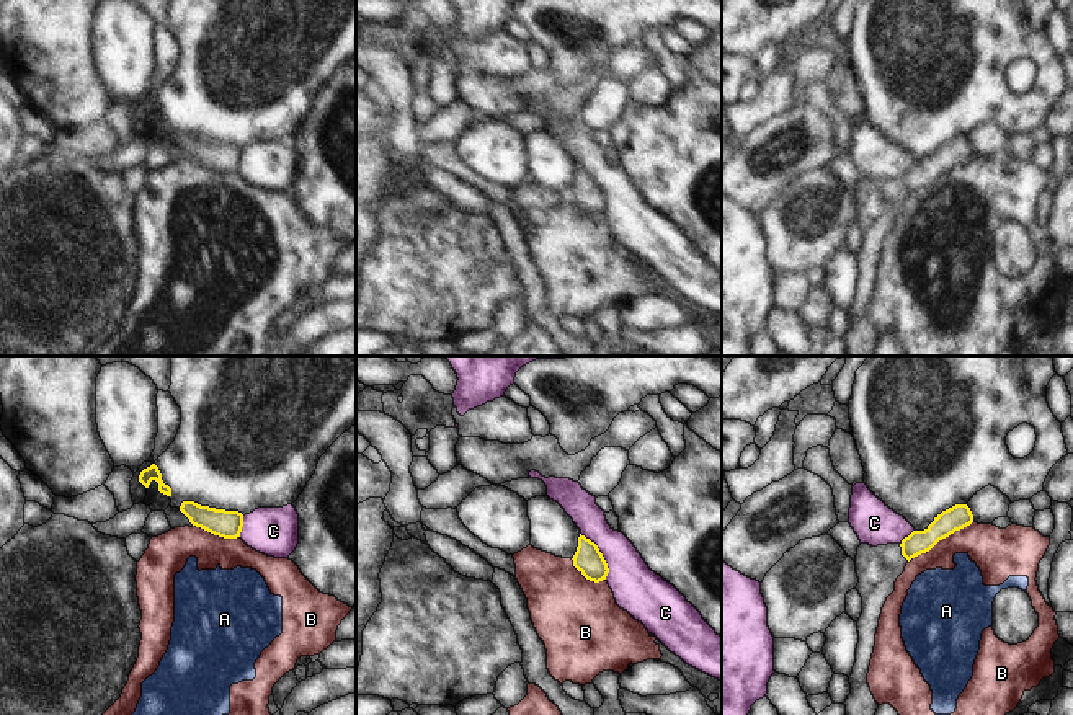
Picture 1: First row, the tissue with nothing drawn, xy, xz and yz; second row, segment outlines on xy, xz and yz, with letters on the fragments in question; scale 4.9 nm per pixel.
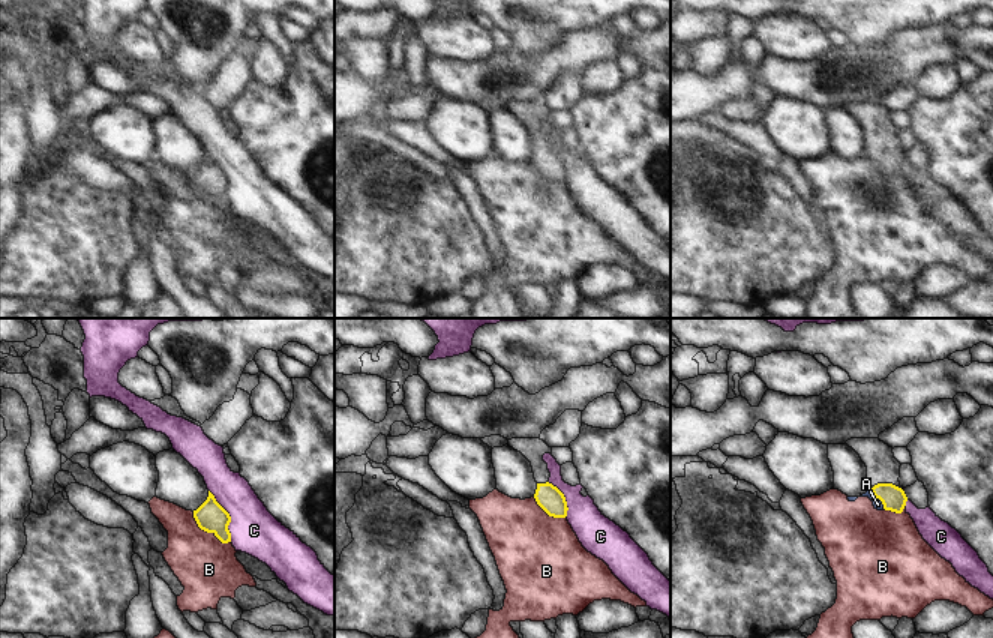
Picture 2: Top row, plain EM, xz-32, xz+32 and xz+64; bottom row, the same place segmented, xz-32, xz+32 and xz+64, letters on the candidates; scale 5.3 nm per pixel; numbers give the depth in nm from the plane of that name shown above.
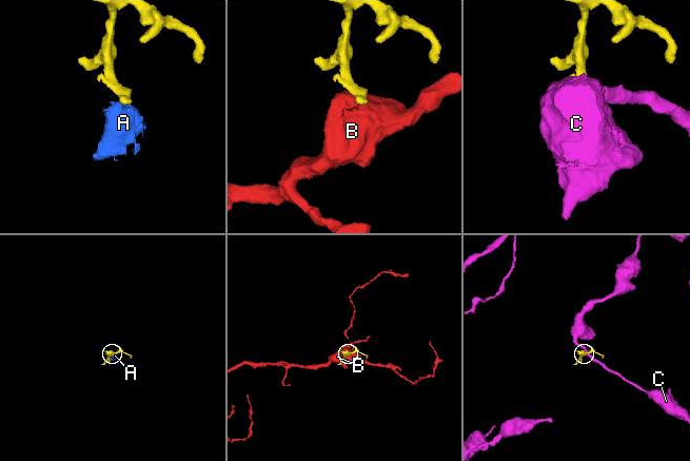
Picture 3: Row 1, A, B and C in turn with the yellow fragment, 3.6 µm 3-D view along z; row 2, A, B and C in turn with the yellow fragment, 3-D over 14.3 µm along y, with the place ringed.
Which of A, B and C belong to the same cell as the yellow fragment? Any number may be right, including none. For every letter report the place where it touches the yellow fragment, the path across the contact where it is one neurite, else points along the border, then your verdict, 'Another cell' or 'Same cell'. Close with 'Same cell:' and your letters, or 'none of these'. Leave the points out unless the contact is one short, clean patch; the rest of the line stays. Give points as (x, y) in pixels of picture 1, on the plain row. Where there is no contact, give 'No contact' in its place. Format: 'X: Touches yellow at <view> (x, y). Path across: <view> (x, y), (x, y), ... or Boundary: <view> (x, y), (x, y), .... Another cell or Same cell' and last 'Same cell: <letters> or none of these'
A: Touches yellow at yz (910, 193). Boundary: yz (912, 191), (908, 195). Another cell
B: Touches yellow at xy (216, 168). Boundary: xy (193, 159), (224, 172), (239, 172). Another cell
C: Touches yellow at xz (601, 188). Boundary: xz (580, 168), (588, 172), (601, 188), (608, 203), (606, 213). Another cell
Same cell: none of these

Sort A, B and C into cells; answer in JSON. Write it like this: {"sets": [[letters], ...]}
{"sets": [["A", "B"], ["C"]]}

